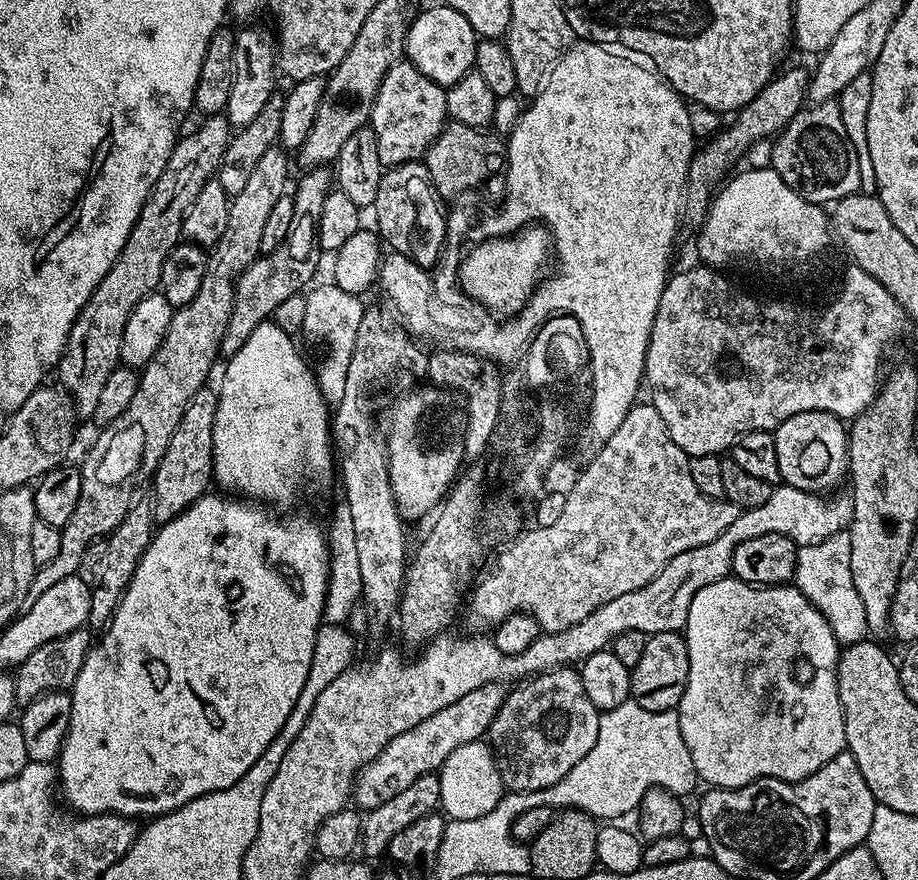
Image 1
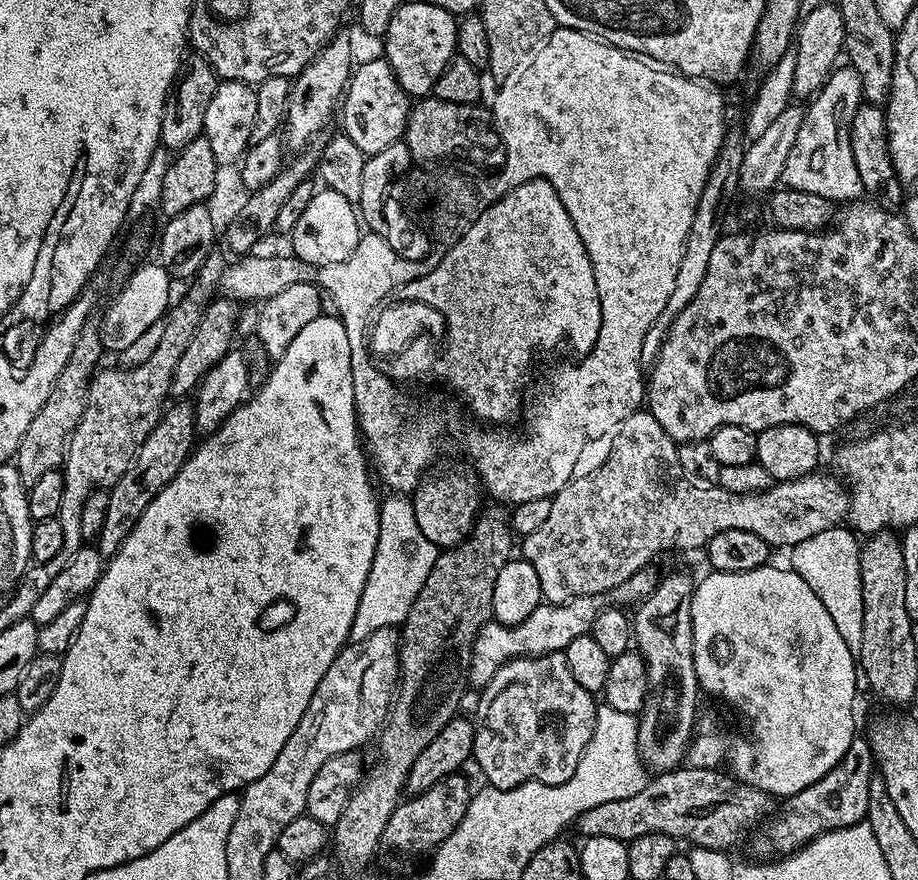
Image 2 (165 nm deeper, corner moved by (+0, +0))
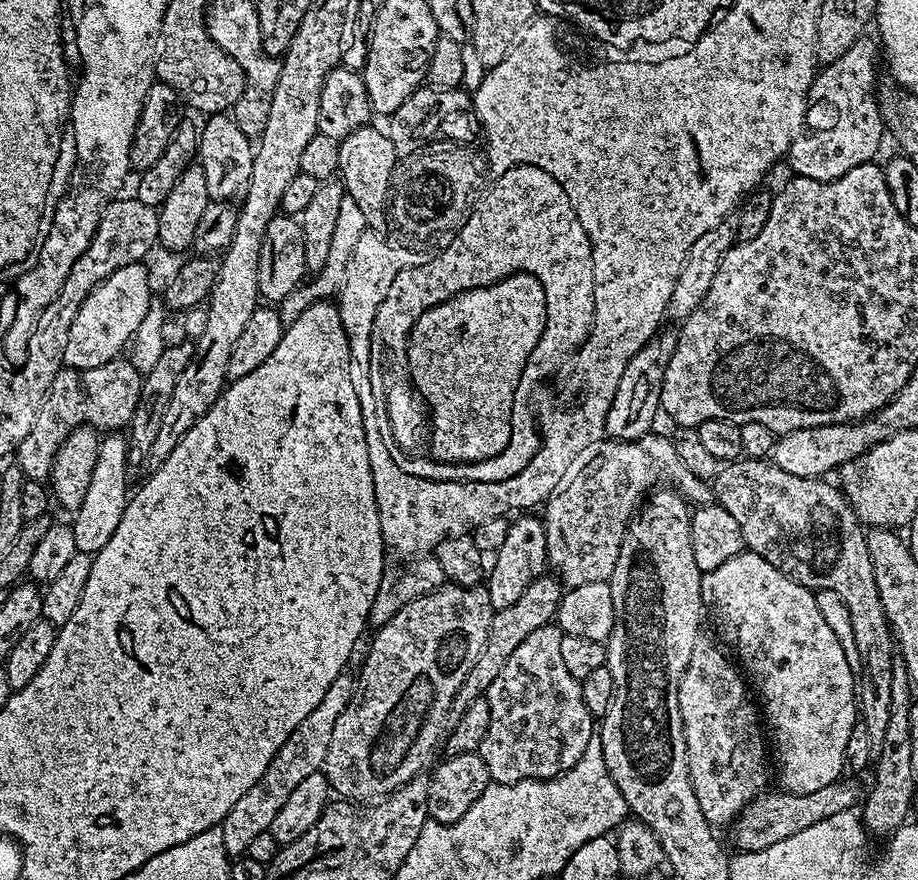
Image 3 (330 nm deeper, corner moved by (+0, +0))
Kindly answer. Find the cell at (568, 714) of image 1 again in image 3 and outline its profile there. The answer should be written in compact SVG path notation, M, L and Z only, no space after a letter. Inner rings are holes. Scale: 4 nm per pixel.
M555 623L534 630L510 654L502 674L487 690L490 722L479 754L495 783L548 780L562 775L582 757L594 733L594 718L582 702L580 681L566 670L562 659L563 637Z

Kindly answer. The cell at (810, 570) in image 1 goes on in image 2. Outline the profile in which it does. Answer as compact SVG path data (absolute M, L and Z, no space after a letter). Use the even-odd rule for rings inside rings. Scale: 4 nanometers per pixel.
M837 526L806 538L805 541L796 544L788 554L791 569L799 574L818 598L822 599L822 604L829 611L834 626L845 639L846 646L854 657L859 657L862 646L864 603L858 565L861 547L859 537L849 527Z

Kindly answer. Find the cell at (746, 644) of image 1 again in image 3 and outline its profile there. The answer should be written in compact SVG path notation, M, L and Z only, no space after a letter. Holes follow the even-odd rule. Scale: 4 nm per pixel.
M745 550L730 558L730 562L722 562L718 570L701 575L700 602L707 615L709 612L716 619L724 635L723 643L736 651L739 667L749 677L756 676L762 716L770 729L770 748L776 751L774 772L780 775L779 787L794 794L811 794L813 790L822 790L822 786L830 786L841 779L846 742L850 730L858 723L858 676L854 664L848 661L849 653L844 652L822 618L816 592L770 566L766 558Z

